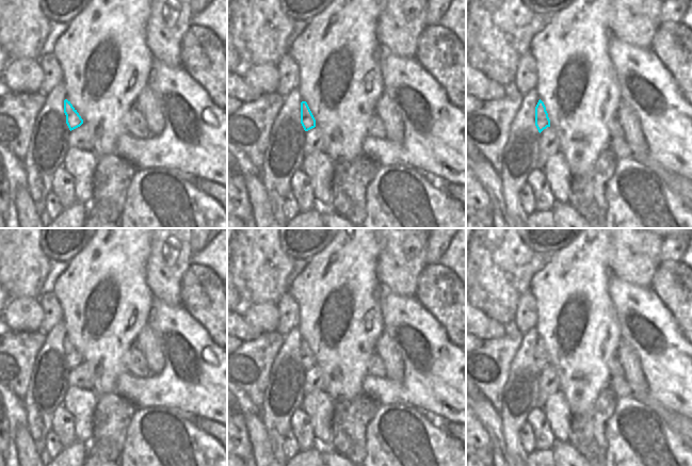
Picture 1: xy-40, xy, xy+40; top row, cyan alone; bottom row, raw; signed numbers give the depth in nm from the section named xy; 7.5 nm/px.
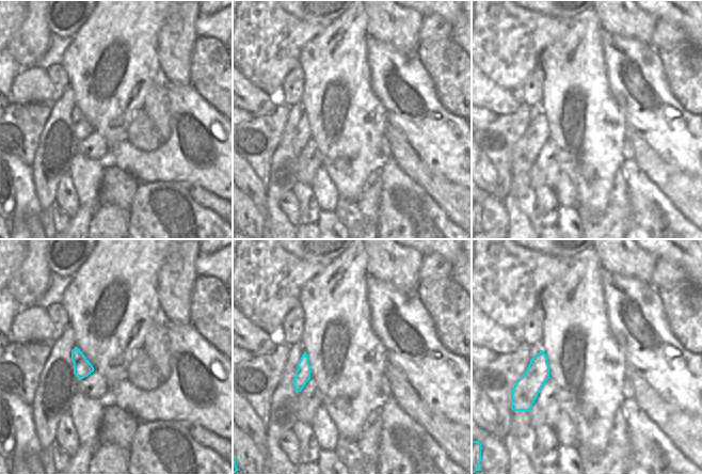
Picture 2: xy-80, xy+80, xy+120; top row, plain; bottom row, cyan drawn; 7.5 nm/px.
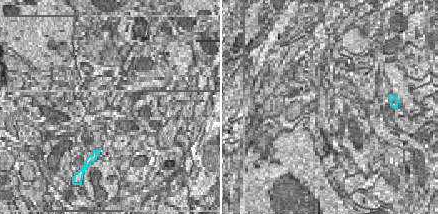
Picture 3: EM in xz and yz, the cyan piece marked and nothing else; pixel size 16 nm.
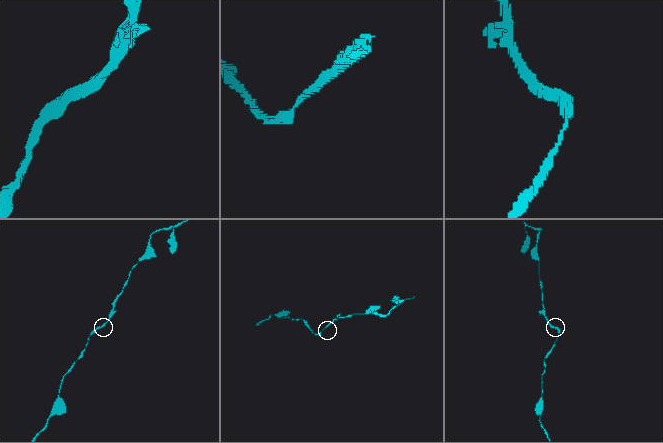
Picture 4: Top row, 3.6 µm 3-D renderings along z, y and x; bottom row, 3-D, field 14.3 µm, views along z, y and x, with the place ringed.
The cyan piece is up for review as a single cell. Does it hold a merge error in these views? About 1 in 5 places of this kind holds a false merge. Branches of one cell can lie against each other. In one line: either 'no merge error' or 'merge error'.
no merge error

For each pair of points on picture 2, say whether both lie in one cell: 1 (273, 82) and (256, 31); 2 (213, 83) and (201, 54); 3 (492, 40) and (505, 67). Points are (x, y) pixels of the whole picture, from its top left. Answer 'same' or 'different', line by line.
1: same
2: same
3: same

